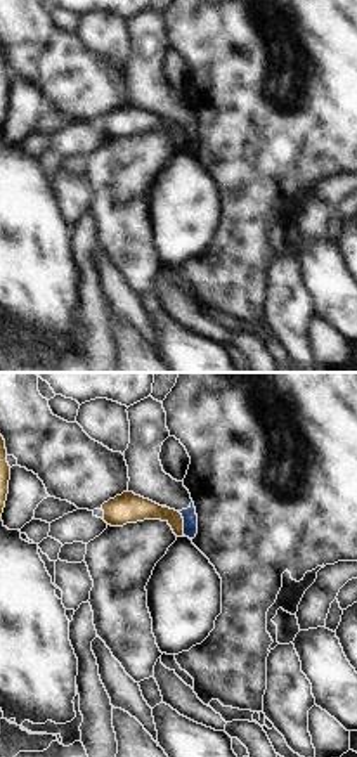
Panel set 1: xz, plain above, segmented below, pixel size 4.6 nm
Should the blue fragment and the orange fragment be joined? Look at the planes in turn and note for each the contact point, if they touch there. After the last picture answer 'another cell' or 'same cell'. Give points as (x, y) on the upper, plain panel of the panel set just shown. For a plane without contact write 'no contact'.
meets blue at (184, 135)

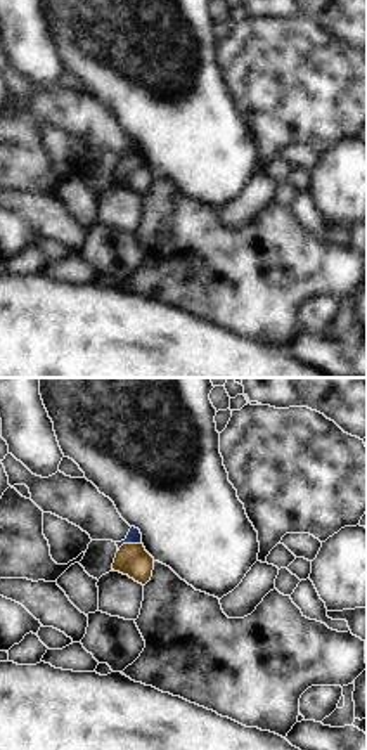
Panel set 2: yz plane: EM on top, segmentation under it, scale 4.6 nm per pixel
meets blue at (128, 155)

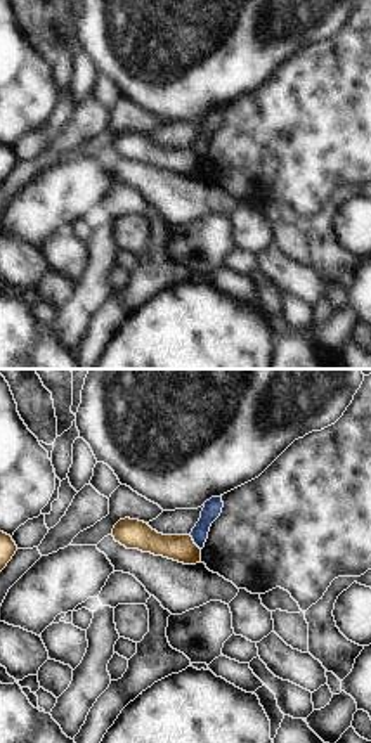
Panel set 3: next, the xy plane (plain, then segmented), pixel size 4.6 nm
meets blue at (195, 155)

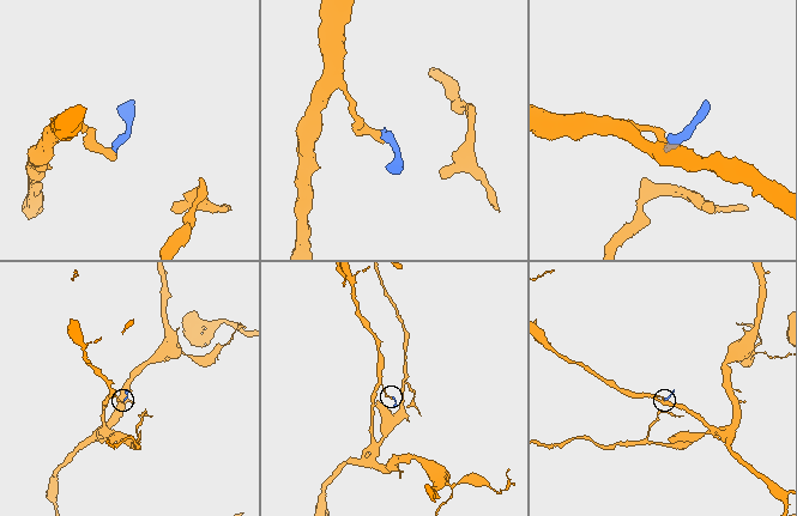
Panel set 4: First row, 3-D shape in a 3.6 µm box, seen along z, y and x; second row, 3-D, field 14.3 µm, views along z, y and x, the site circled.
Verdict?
another cell

